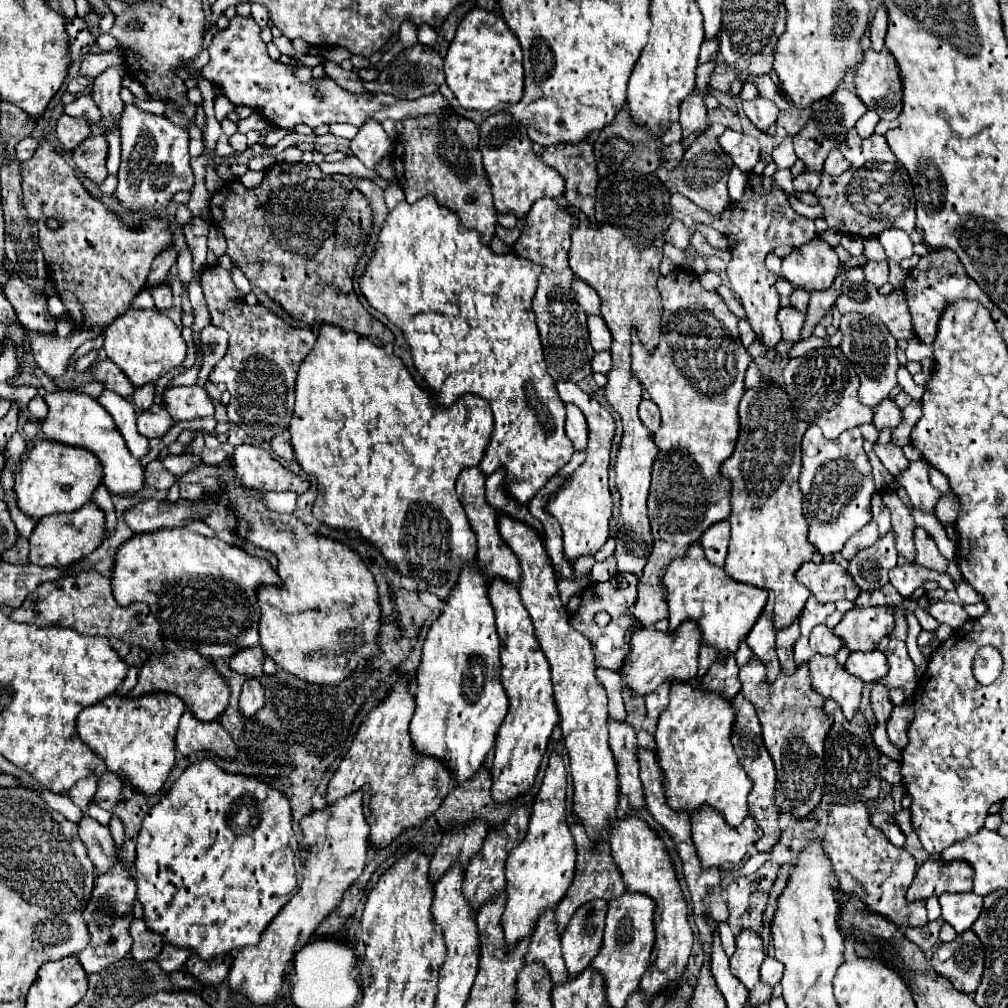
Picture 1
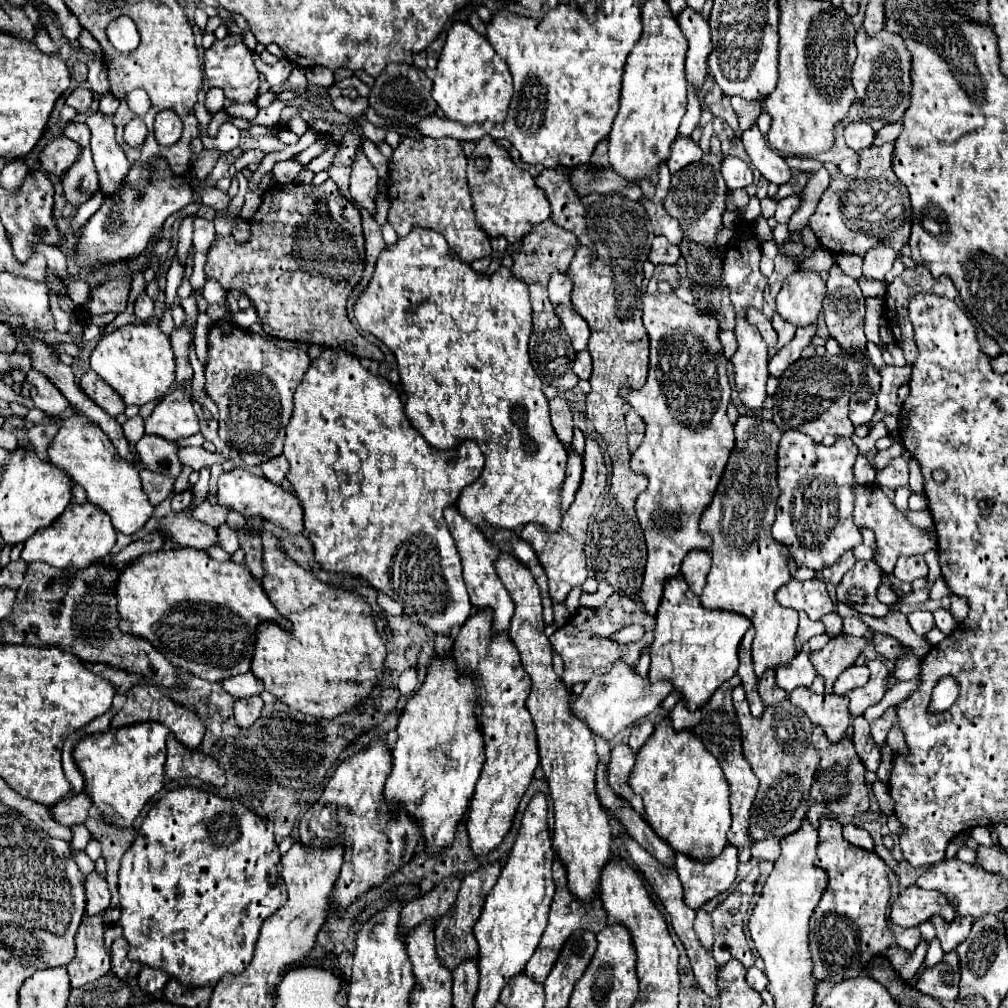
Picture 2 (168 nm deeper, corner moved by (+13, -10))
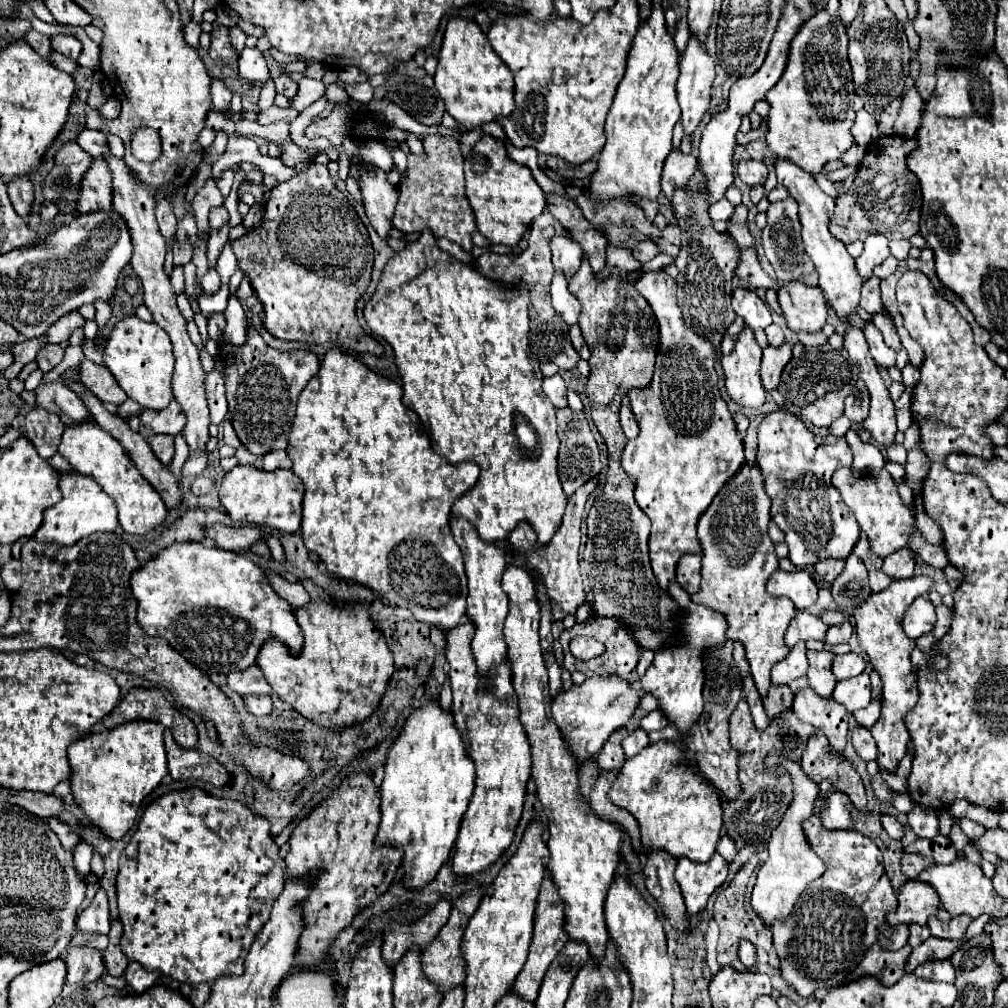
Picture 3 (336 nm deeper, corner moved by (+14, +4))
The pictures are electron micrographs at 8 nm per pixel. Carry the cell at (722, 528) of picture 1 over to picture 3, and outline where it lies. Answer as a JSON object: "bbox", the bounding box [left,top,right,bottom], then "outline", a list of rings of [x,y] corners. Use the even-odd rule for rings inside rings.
{"bbox":[677,554,701,594],"outline":[[[685,554],[677,564],[677,582],[689,594],[695,594],[699,590],[699,578],[701,578],[701,556]]]}

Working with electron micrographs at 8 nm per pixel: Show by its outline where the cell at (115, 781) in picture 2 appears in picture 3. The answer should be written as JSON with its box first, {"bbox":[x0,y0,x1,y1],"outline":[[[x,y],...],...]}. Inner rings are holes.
{"bbox":[67,722,167,838],"outline":[[[125,722],[113,730],[93,732],[73,742],[67,750],[71,766],[71,792],[87,818],[109,838],[123,838],[137,818],[143,798],[167,774],[163,730],[157,722]]]}

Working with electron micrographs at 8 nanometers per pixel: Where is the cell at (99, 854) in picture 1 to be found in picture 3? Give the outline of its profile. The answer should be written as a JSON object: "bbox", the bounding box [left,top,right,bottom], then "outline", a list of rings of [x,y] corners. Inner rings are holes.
{"bbox":[77,890,109,934],"outline":[[[97,890],[91,904],[79,914],[77,928],[81,932],[99,932],[99,934],[109,932],[109,910],[107,910],[107,892],[105,890]]]}

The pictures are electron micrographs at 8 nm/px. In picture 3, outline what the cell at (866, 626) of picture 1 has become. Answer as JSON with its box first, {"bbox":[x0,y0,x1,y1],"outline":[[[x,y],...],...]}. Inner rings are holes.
{"bbox":[807,650,835,698],"outline":[[[809,650],[807,652],[807,658],[809,658],[809,686],[829,698],[831,692],[833,692],[833,686],[835,686],[835,678],[833,678],[833,672],[831,672],[831,664],[833,664],[833,658],[835,658],[835,652],[831,650]]]}

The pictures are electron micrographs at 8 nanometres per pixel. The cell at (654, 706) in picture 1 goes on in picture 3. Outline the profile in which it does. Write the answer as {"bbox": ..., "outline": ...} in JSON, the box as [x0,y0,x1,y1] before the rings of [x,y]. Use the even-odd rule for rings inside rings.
{"bbox":[623,728,649,758],"outline":[[[641,728],[633,730],[633,732],[623,740],[625,756],[627,756],[627,758],[631,758],[633,754],[639,754],[639,752],[647,746],[647,742],[649,742],[649,736],[645,734],[645,730],[641,730]]]}

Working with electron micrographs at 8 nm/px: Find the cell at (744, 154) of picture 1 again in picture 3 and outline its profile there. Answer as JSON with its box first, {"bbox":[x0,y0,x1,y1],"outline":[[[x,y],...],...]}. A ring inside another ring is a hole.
{"bbox":[737,160,767,186],"outline":[[[741,160],[741,162],[737,162],[737,176],[745,184],[753,186],[753,184],[767,180],[767,166],[759,160]]]}

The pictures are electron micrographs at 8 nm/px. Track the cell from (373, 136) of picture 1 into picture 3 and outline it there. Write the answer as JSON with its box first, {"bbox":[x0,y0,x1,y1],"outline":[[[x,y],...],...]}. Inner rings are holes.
{"bbox":[359,170,397,236],"outline":[[[359,170],[359,190],[363,196],[363,206],[371,226],[387,236],[391,228],[391,216],[397,204],[397,188],[387,182],[385,170]]]}

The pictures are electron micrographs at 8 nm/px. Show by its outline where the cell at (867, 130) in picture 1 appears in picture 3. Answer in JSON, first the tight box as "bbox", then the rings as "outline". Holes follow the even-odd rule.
{"bbox":[851,110,879,148],"outline":[[[859,110],[857,118],[855,118],[855,124],[851,128],[851,134],[853,134],[853,138],[859,146],[863,146],[863,148],[871,146],[879,138],[877,120],[867,110]]]}

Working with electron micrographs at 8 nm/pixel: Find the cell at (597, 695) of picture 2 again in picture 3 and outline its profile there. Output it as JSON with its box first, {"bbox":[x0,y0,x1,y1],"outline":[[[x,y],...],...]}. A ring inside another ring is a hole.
{"bbox":[551,676,645,762],"outline":[[[617,676],[587,678],[583,684],[571,686],[569,690],[559,692],[553,698],[551,714],[553,714],[555,724],[563,732],[567,746],[583,762],[589,756],[597,756],[597,752],[603,748],[607,738],[617,728],[623,728],[631,720],[643,694],[645,694],[645,690],[635,690],[635,688],[631,688],[629,682],[625,682],[623,678],[617,678]]]}

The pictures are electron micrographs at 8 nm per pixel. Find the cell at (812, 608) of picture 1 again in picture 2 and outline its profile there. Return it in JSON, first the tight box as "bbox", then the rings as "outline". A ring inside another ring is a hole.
{"bbox":[796,612,824,650],"outline":[[[800,612],[800,624],[798,624],[798,634],[796,634],[796,650],[800,650],[802,644],[806,644],[816,634],[824,634],[824,624],[812,622],[804,612]]]}

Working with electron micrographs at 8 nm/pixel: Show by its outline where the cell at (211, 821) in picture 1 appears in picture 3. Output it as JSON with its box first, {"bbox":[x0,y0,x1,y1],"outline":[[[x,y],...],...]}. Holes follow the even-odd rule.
{"bbox":[117,788,285,984],"outline":[[[185,788],[185,790],[175,790],[175,792],[167,792],[167,794],[159,796],[157,800],[153,800],[153,802],[151,802],[151,804],[145,808],[145,812],[143,812],[143,816],[141,816],[141,820],[139,820],[139,826],[137,826],[135,834],[131,836],[129,844],[125,846],[125,850],[123,850],[123,854],[121,854],[121,860],[119,860],[119,874],[117,874],[117,902],[119,902],[119,920],[121,920],[121,924],[123,924],[121,950],[127,954],[127,958],[129,958],[129,960],[135,960],[135,962],[141,962],[141,966],[143,966],[143,968],[147,968],[147,970],[159,970],[161,974],[171,976],[173,980],[179,980],[179,982],[189,982],[189,984],[199,984],[199,982],[213,984],[213,982],[215,982],[215,978],[219,978],[219,976],[227,976],[227,974],[243,974],[243,960],[245,960],[245,956],[247,956],[247,952],[249,952],[249,948],[251,948],[251,944],[253,944],[253,940],[255,940],[255,934],[257,934],[257,932],[261,930],[261,926],[263,926],[263,924],[269,920],[271,906],[273,906],[275,898],[281,894],[283,884],[285,884],[285,860],[283,860],[283,856],[279,854],[279,846],[273,842],[269,828],[271,828],[271,824],[269,824],[269,820],[267,820],[267,818],[263,818],[263,816],[259,816],[259,814],[251,812],[251,810],[249,810],[245,804],[241,804],[239,800],[215,798],[215,796],[207,794],[207,792],[203,792],[201,788]]]}

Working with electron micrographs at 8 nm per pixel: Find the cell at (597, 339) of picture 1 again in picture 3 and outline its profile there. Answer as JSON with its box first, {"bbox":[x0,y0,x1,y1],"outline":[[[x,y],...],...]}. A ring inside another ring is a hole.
{"bbox":[551,272,581,326],"outline":[[[555,272],[553,282],[551,282],[551,304],[569,326],[579,322],[581,306],[579,306],[577,298],[567,290],[567,280],[561,272]]]}

